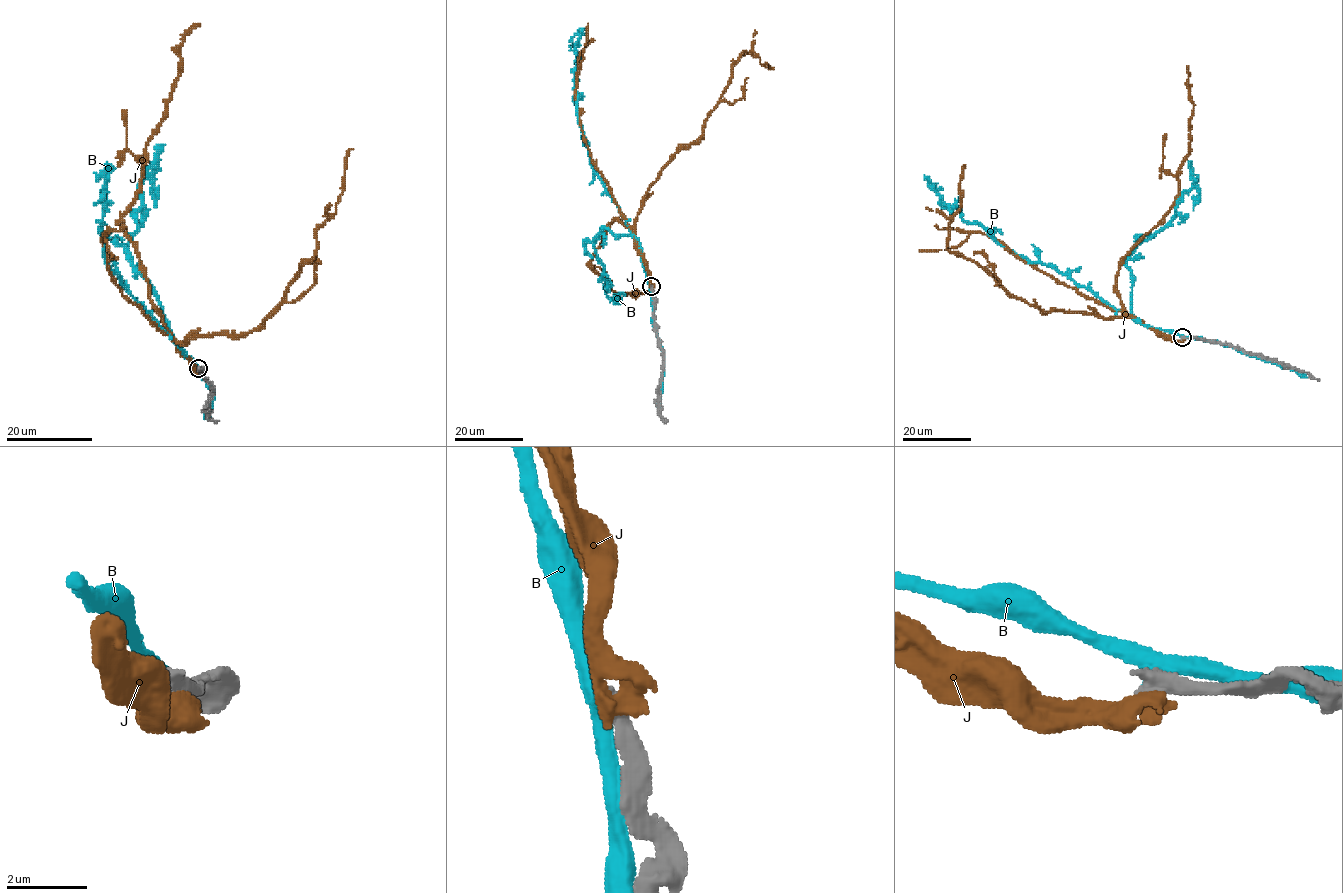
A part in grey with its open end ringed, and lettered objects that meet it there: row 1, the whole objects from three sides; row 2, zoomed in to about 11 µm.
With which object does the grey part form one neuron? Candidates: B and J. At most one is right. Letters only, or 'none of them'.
none of them

